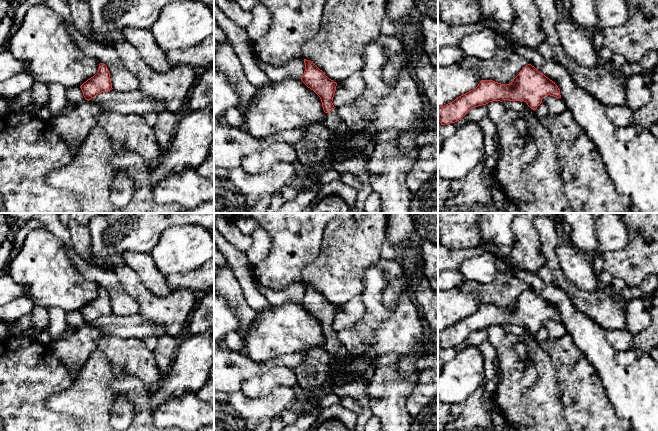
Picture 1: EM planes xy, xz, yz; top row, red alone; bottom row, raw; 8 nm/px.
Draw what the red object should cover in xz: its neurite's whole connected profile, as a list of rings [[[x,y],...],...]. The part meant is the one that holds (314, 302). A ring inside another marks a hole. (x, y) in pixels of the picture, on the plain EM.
[[[304,283],[304,287],[305,295],[301,305],[320,321],[326,337],[323,346],[330,355],[336,355],[342,346],[337,332],[332,327],[337,307],[329,303],[313,286]]]

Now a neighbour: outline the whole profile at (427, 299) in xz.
[[[423,276],[413,292],[420,305],[421,318],[427,334],[432,341],[438,342],[438,294],[432,290],[429,280]]]

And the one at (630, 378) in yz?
[[[516,266],[513,270],[519,279],[558,310],[561,323],[573,343],[595,368],[616,415],[627,420],[634,431],[658,431],[658,364],[650,354],[632,348],[628,351],[616,350],[607,341],[606,330],[582,313],[563,289],[554,283],[543,282],[538,274]]]

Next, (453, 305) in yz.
[[[457,288],[438,289],[438,331],[475,313],[480,305],[481,301],[476,292],[463,292]]]

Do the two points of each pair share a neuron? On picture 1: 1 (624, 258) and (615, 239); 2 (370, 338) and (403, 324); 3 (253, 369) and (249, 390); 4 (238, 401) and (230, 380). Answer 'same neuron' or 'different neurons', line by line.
1: different neurons
2: same neuron
3: different neurons
4: different neurons

